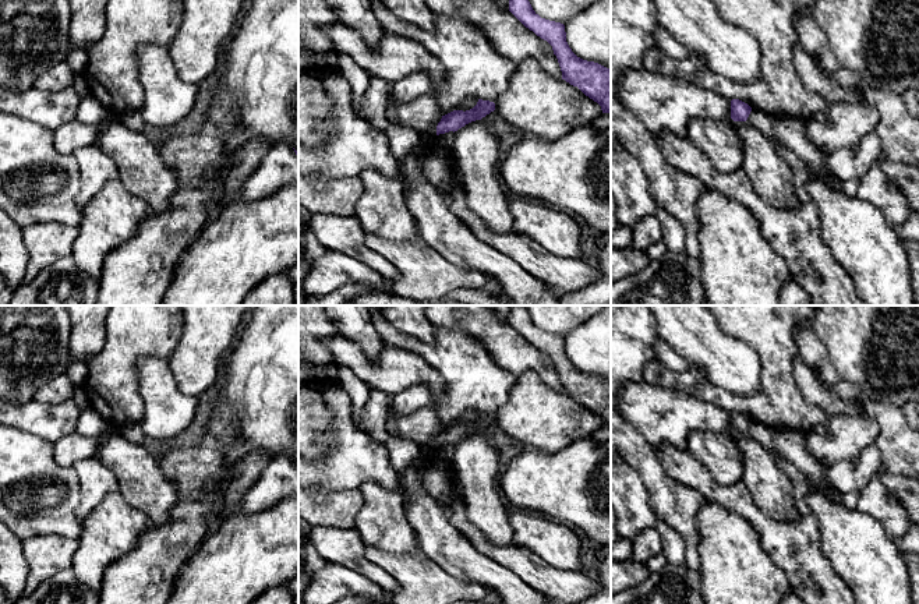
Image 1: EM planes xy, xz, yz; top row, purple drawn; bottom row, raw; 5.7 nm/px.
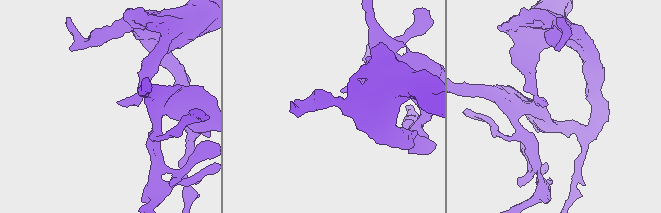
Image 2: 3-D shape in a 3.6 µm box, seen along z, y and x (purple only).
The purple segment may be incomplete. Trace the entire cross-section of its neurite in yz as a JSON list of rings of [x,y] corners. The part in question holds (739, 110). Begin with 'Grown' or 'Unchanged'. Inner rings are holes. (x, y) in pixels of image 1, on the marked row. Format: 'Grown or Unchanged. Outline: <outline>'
Unchanged. Outline: [[[739,99],[731,100],[731,119],[734,121],[746,121],[750,112],[752,112],[752,107],[747,103]]]

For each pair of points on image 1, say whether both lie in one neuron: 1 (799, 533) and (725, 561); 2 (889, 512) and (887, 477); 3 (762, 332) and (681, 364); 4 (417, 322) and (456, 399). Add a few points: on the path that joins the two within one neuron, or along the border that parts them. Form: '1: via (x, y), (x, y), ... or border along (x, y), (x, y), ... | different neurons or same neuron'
1: border along (743, 519), (757, 534), (762, 548), (784, 571) | different neurons
2: border along (877, 473), (884, 488), (904, 508) | different neurons
3: border along (690, 368), (670, 371) | different neurons
4: border along (396, 329), (424, 342), (434, 341) | different neurons

